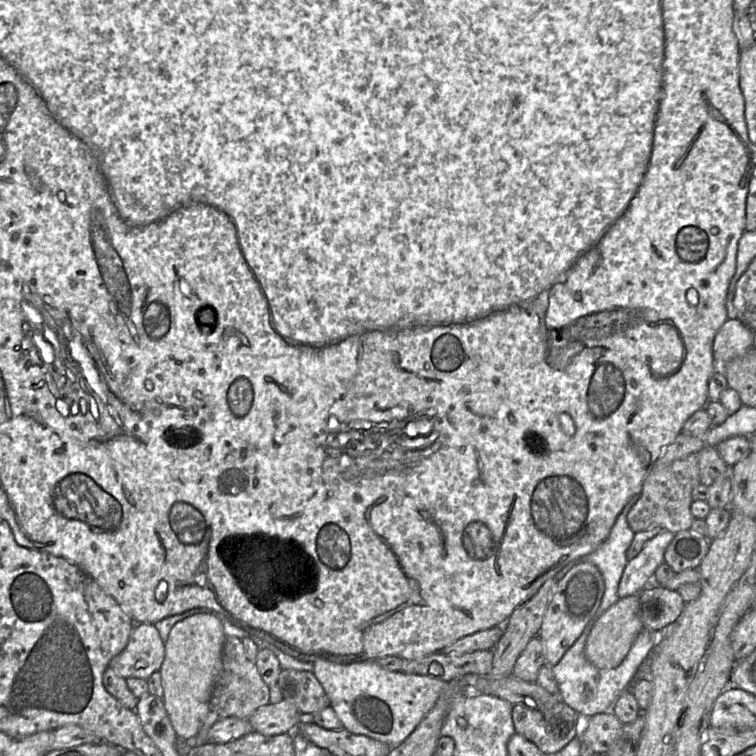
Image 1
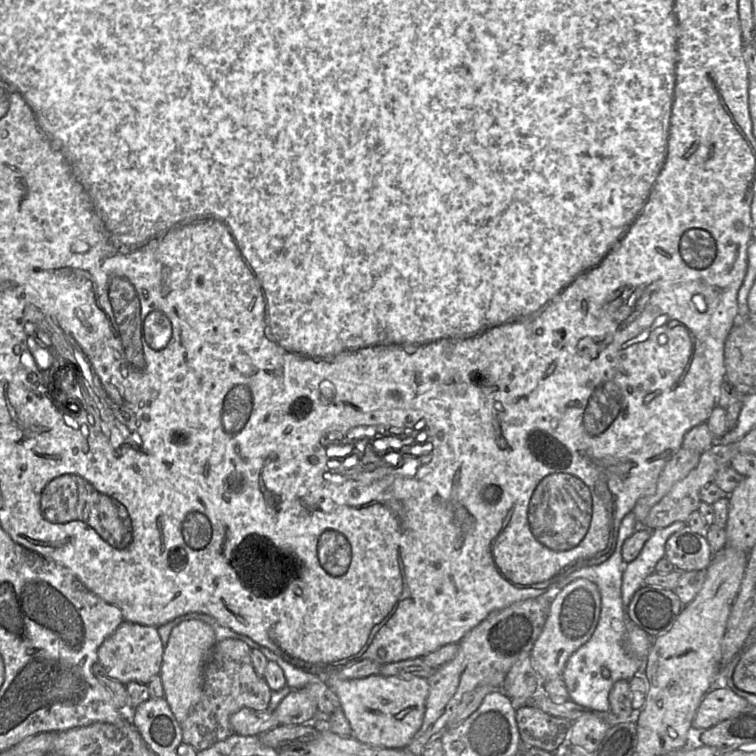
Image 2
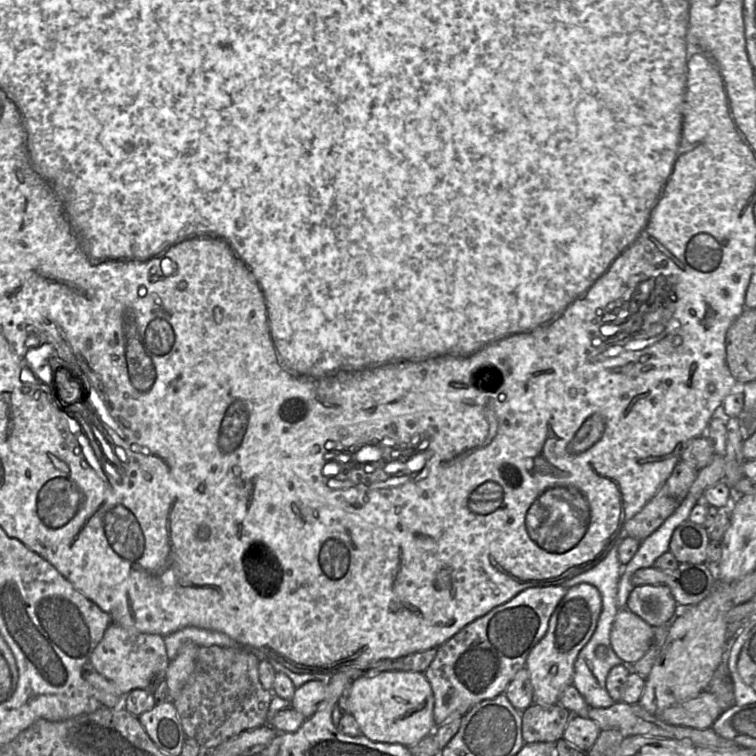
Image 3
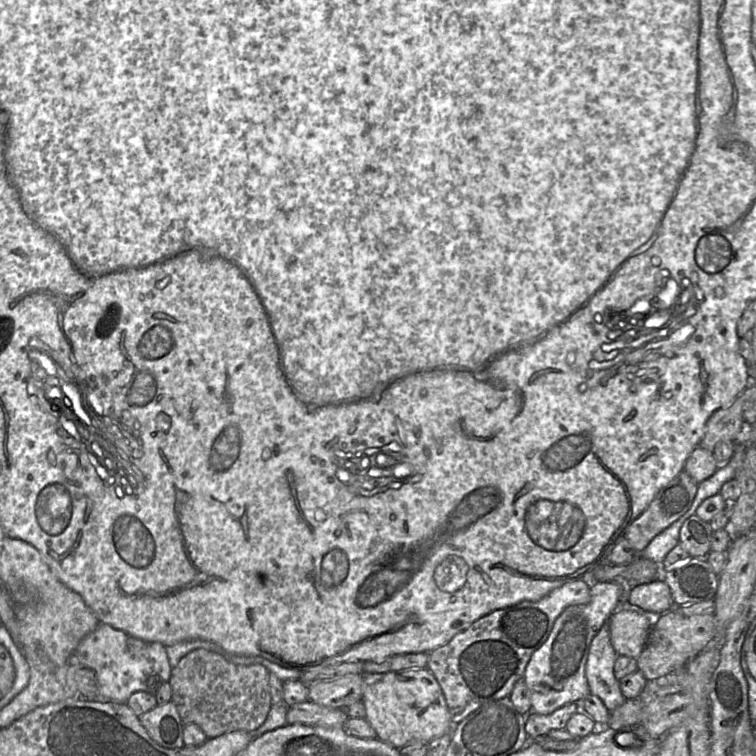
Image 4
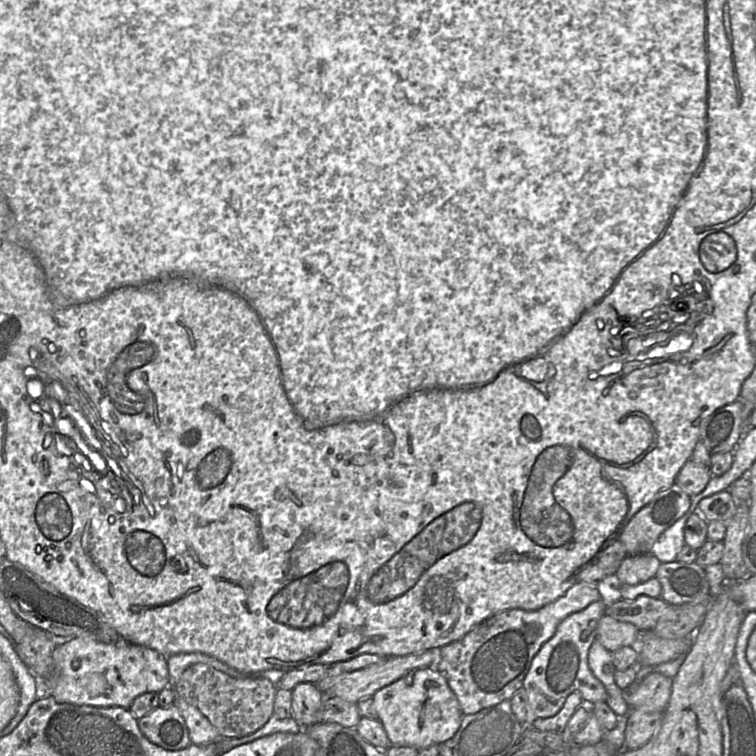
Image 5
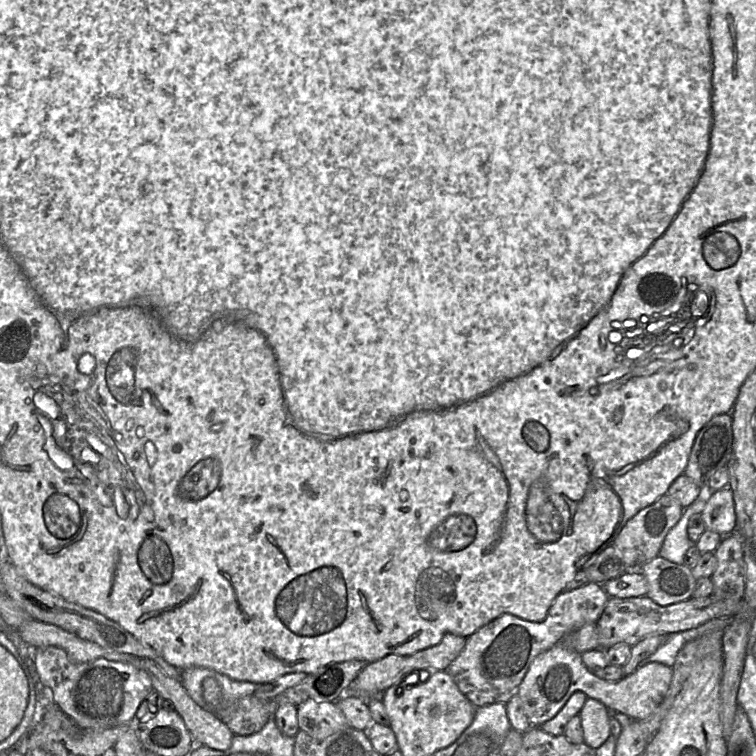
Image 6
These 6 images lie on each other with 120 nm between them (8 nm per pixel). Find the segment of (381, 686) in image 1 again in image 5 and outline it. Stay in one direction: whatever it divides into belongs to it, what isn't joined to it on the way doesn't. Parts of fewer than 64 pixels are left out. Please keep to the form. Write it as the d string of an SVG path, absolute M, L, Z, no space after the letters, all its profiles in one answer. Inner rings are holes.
M436 668L414 670L378 690L372 699L378 720L392 746L412 747L420 751L440 745L455 735L463 718L456 695Z

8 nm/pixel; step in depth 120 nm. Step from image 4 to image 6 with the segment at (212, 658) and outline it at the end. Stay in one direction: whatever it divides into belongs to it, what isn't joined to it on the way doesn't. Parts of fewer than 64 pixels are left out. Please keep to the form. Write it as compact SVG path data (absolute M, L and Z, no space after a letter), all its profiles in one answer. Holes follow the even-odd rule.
M214 678L202 682L207 710L214 713L234 735L246 736L260 731L274 716L276 700L264 701L254 695L227 700Z

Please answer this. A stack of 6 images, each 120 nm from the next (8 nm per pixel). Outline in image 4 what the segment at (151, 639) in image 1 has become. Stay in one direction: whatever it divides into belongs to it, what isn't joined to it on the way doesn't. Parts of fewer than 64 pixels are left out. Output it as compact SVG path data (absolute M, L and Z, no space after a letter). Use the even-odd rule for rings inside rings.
M100 623L93 632L83 638L73 654L95 674L100 698L112 702L126 703L133 693L140 691L155 695L162 684L169 682L173 669L163 644L143 641L105 623Z

